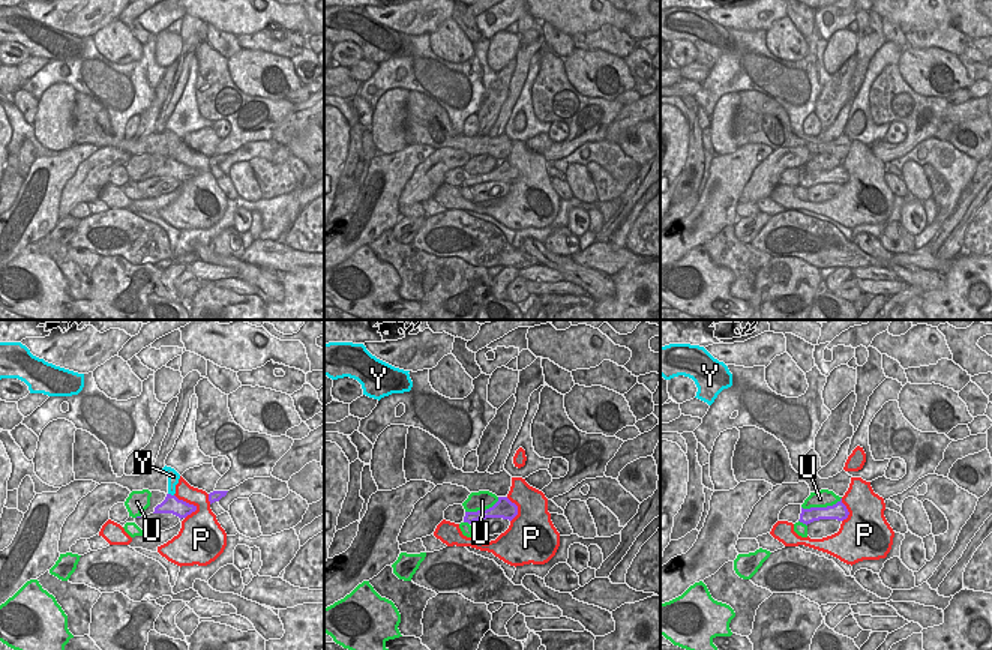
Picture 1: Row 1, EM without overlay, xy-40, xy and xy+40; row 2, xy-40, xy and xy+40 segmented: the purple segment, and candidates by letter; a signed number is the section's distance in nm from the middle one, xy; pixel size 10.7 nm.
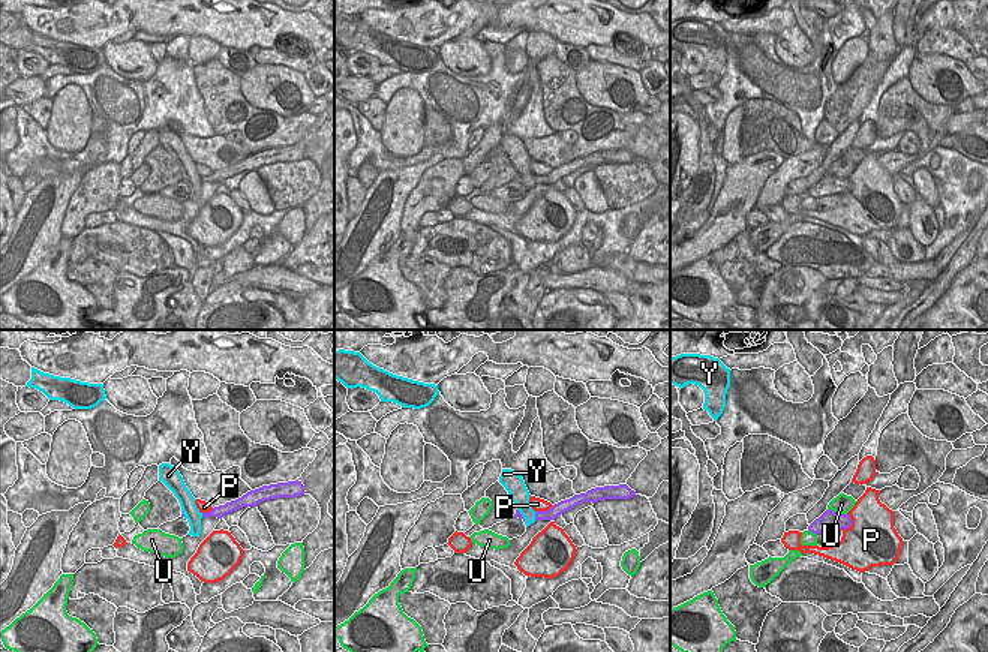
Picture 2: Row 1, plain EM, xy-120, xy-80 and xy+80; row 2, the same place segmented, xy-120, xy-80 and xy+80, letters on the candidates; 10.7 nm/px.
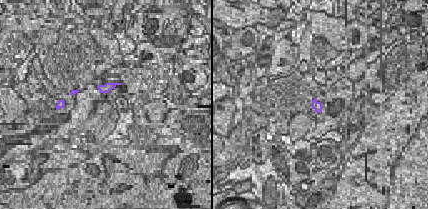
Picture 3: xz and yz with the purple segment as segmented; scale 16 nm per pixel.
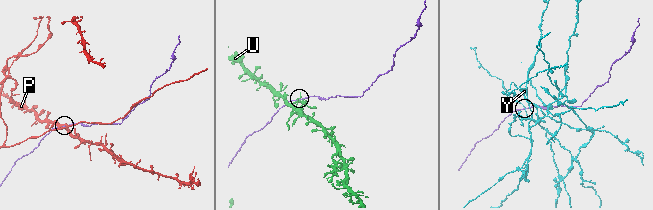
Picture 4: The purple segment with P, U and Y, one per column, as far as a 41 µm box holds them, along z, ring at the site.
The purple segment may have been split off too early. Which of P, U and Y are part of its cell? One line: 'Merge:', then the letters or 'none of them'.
Merge: none of them

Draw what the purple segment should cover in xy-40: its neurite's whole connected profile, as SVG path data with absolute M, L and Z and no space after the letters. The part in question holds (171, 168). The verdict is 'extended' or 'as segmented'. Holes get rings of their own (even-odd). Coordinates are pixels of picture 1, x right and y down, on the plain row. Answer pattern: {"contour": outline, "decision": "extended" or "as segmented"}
{"contour": "M167 158L165 164L155 171L153 177L173 177L182 183L195 174L197 170L179 164L176 159Z", "decision": "as segmented"}

